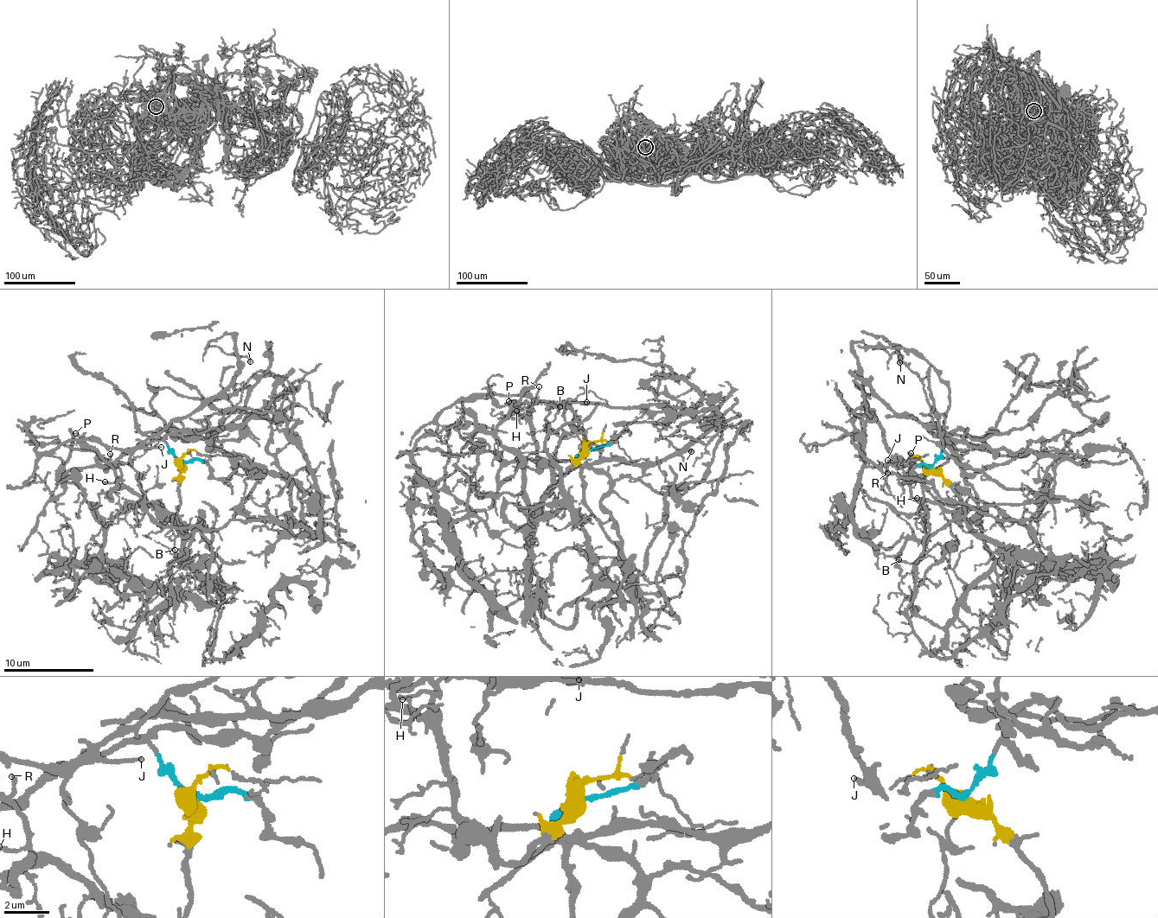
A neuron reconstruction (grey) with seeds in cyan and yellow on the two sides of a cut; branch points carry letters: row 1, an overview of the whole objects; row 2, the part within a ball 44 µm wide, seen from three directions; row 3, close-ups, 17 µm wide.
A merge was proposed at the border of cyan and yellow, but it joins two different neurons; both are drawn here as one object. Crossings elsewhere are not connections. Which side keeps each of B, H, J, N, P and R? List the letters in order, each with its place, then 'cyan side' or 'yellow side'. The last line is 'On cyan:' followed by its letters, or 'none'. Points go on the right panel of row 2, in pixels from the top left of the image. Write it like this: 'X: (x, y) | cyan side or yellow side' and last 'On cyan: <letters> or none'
B: (898, 559) | yellow side
H: (917, 498) | yellow side
J: (887, 460) | cyan side
N: (899, 362) | cyan side
P: (911, 453) | yellow side
R: (887, 473) | yellow side
On cyan: J, N

